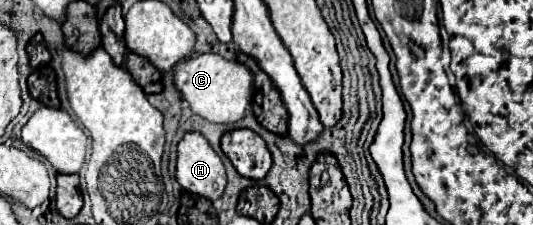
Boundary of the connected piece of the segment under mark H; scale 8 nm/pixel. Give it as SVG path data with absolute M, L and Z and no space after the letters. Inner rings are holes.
M187 132L177 144L177 182L193 194L217 200L225 190L225 168L219 154L199 132Z

